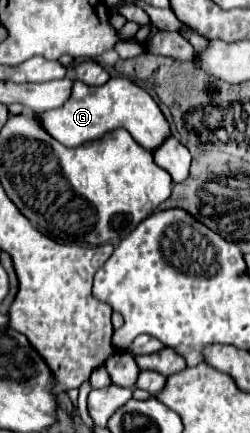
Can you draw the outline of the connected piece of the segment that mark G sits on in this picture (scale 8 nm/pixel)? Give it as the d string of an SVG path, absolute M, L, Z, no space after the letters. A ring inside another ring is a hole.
M110 78L102 86L86 86L82 82L74 82L68 102L64 102L60 108L38 114L38 122L48 134L52 134L52 138L68 148L98 140L110 130L124 128L140 146L152 152L156 146L160 146L160 140L170 134L168 122L154 98L144 88L132 84L128 78Z

